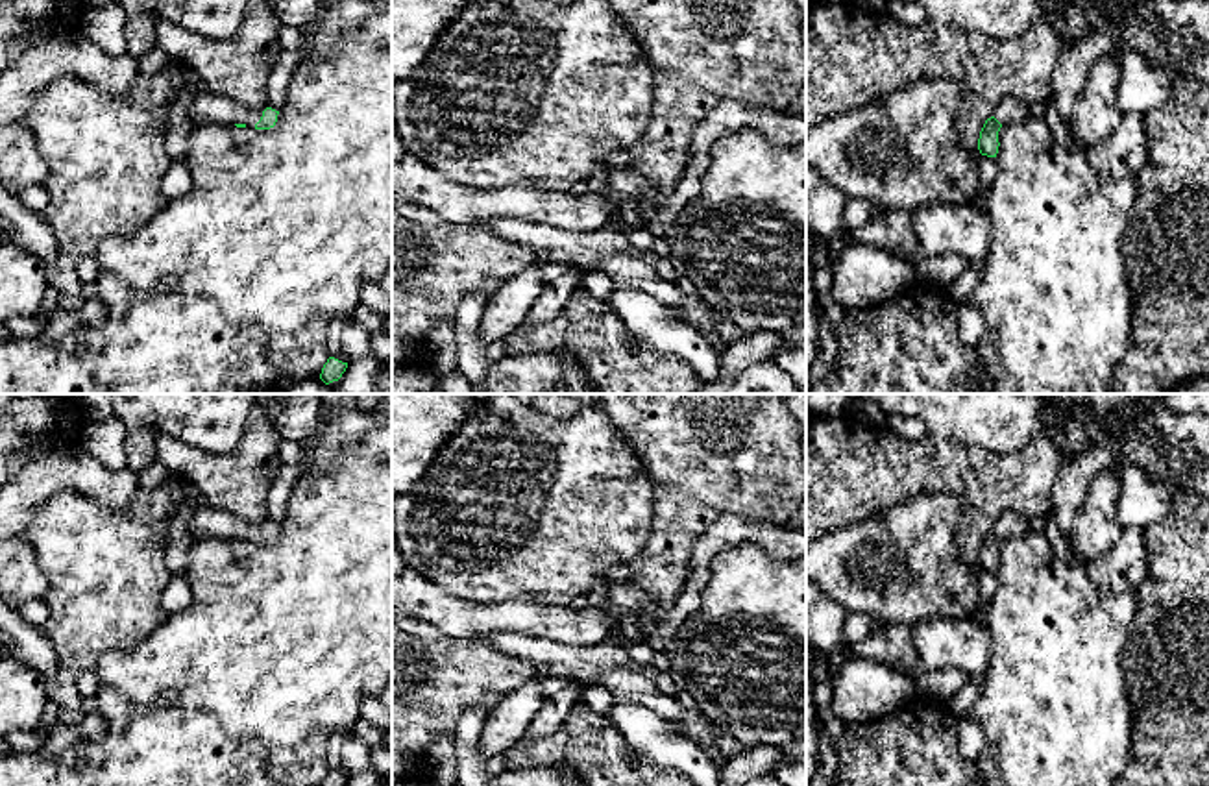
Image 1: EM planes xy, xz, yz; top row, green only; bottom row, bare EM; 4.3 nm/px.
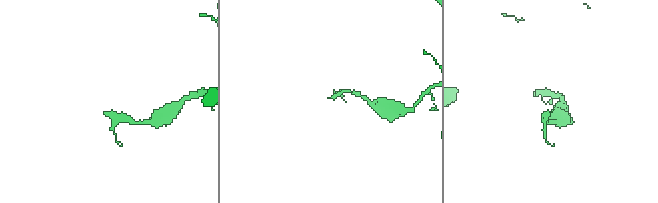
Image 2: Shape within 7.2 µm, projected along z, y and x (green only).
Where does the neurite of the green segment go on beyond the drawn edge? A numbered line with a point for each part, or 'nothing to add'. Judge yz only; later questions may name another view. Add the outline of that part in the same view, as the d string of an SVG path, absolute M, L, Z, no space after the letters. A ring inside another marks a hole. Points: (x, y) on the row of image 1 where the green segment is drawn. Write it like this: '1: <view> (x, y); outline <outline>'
1: yz (1012, 110); outline M1006 98L995 109L993 117L1002 124L1022 122L1030 117L1030 105L1019 98Z

